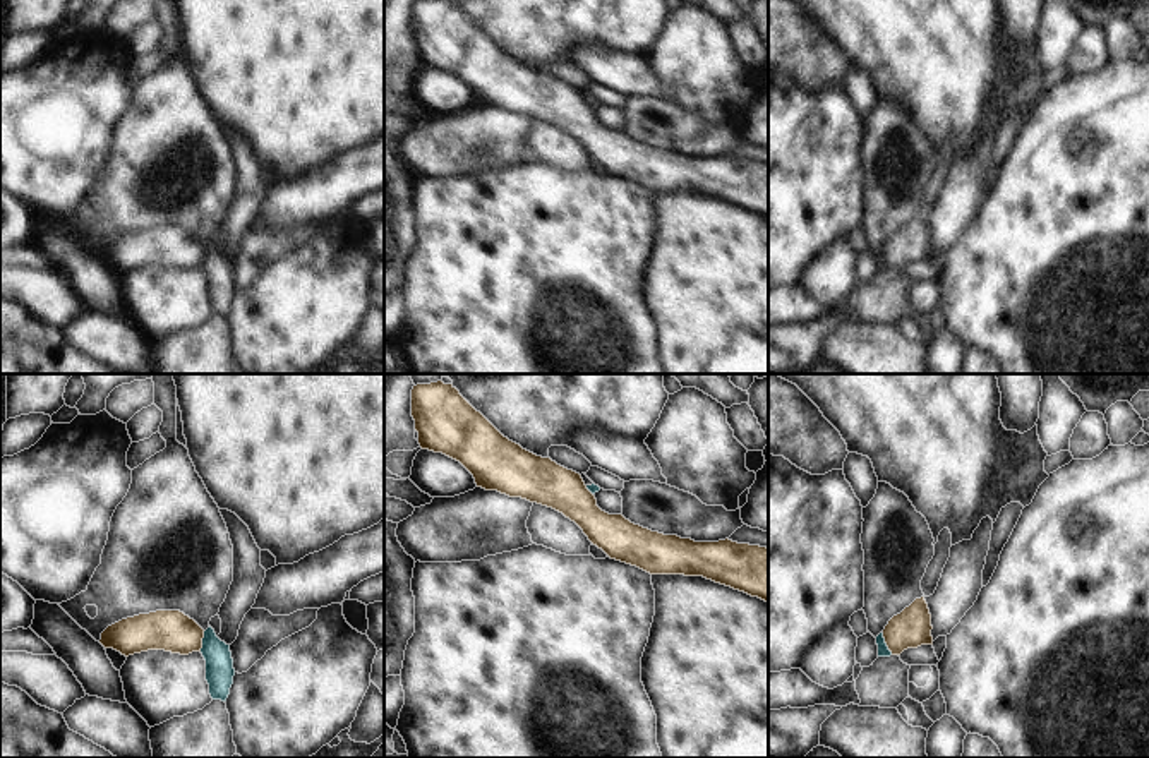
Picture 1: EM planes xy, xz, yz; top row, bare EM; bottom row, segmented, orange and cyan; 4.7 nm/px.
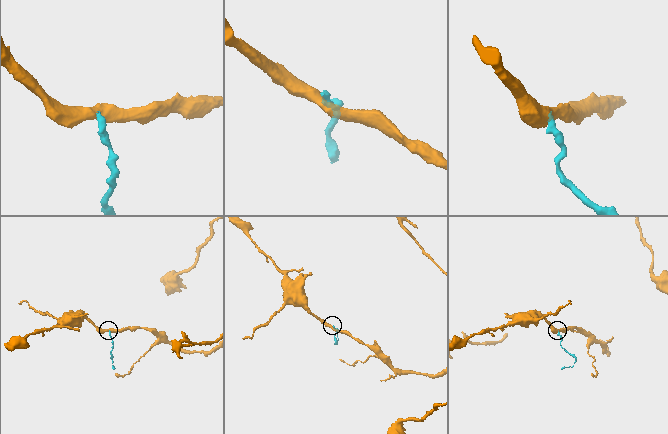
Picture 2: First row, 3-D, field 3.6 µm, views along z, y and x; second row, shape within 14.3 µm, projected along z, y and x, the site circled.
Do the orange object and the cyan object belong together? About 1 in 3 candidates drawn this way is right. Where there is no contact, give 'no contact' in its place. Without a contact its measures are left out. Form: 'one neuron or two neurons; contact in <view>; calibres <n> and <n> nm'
two neurons; contact in yz; calibres 180 and 50 nm

